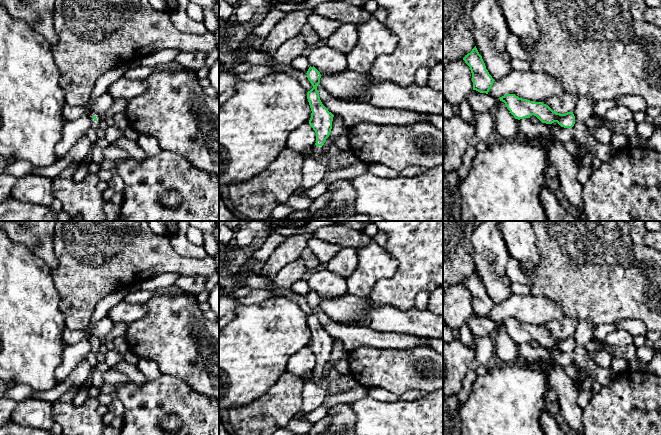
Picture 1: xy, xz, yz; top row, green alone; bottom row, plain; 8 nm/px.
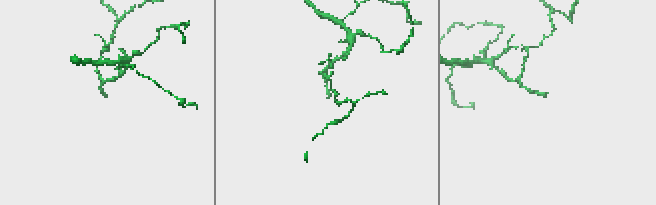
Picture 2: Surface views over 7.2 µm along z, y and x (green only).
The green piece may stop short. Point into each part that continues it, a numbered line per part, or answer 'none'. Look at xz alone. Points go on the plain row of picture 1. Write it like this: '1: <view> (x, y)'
1: xz (318, 375)

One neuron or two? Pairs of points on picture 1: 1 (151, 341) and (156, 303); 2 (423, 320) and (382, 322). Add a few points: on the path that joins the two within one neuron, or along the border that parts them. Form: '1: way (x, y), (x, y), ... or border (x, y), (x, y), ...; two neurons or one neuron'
1: way (156, 332), (156, 312); one neuron
2: way (413, 324), (408, 322), (392, 322); one neuron

